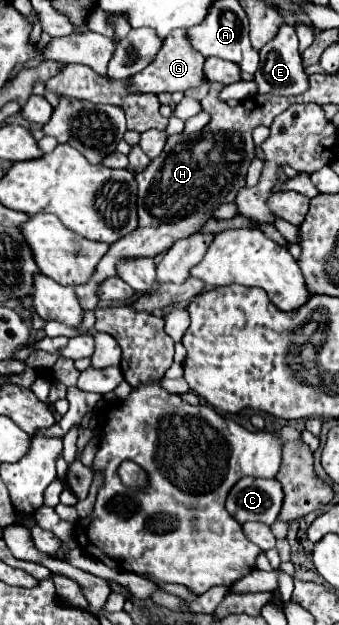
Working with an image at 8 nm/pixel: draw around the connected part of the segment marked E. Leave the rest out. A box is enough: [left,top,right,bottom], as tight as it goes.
[254,25,310,95]

